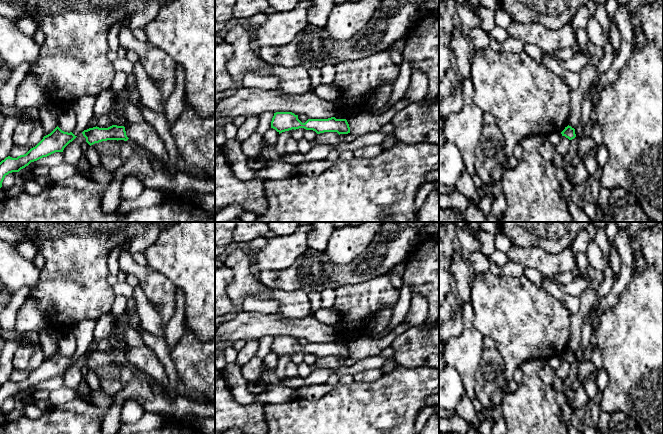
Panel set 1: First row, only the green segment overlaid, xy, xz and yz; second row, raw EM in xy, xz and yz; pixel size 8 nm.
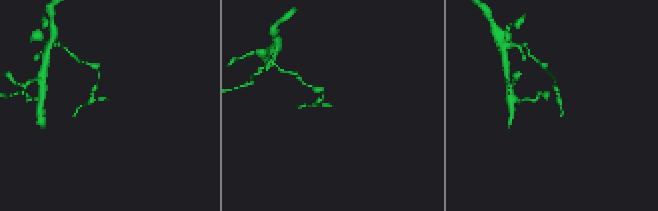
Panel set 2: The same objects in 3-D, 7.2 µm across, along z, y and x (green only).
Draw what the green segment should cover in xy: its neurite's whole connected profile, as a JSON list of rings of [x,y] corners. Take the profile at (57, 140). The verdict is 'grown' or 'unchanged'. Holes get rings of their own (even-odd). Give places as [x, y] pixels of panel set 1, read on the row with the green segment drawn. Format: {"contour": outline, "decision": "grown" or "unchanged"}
{"contour": [[[57,126],[26,154],[17,158],[6,157],[0,162],[0,188],[6,175],[12,172],[19,172],[31,162],[47,157],[55,152],[63,152],[64,148],[76,137],[72,132],[64,132]]], "decision": "unchanged"}

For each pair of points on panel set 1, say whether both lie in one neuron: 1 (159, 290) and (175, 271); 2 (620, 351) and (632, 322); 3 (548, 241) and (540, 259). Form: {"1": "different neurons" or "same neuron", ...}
{"1": "different neurons", "2": "same neuron", "3": "different neurons"}

